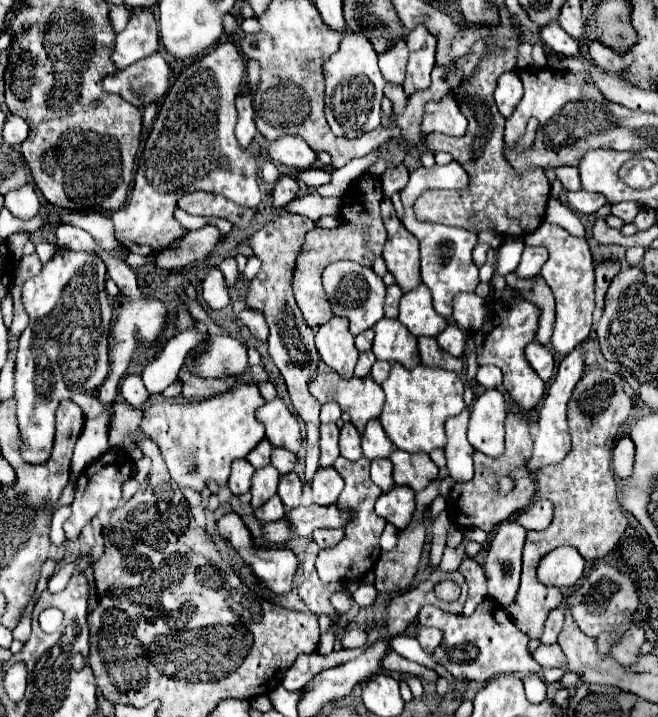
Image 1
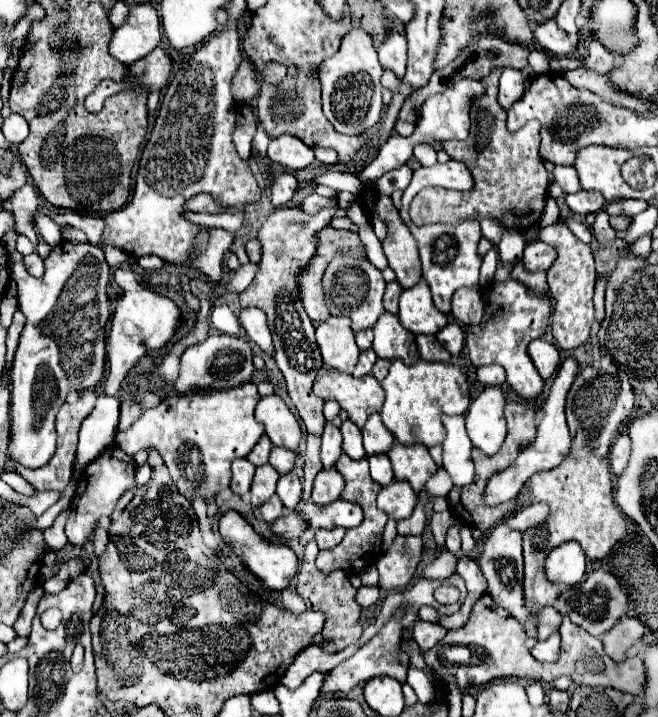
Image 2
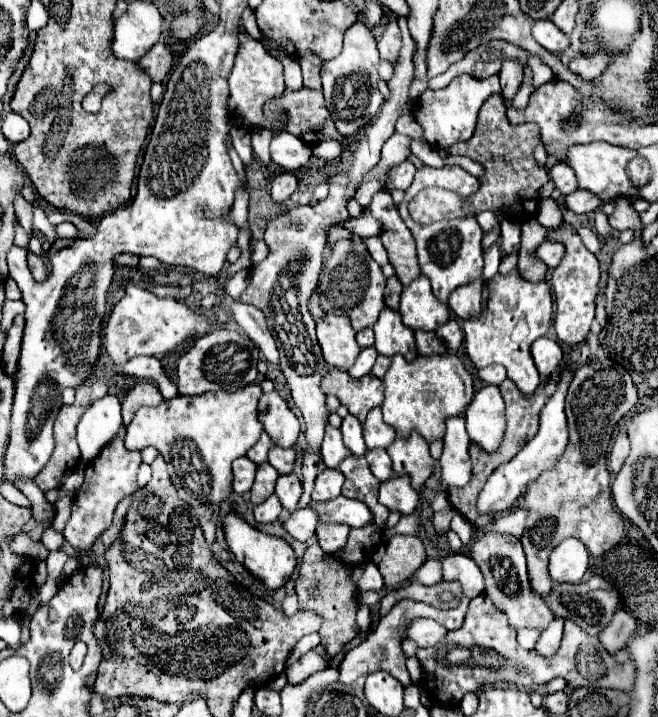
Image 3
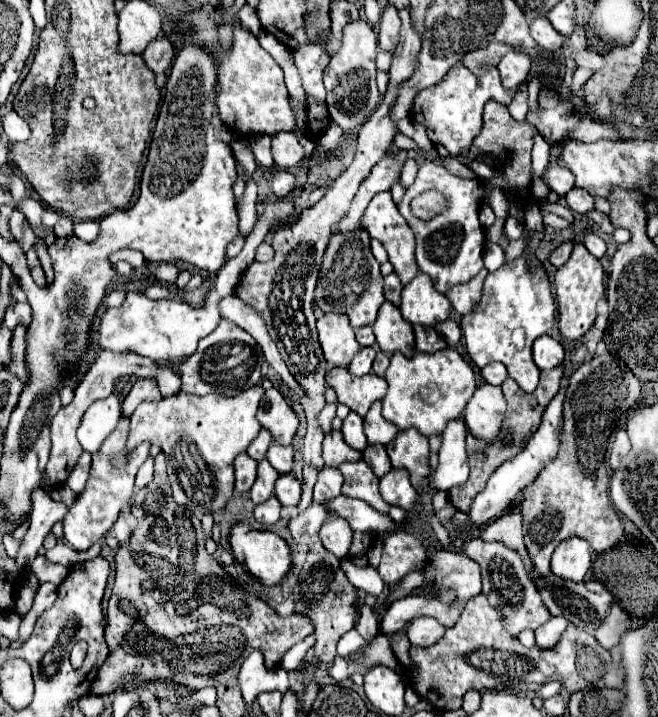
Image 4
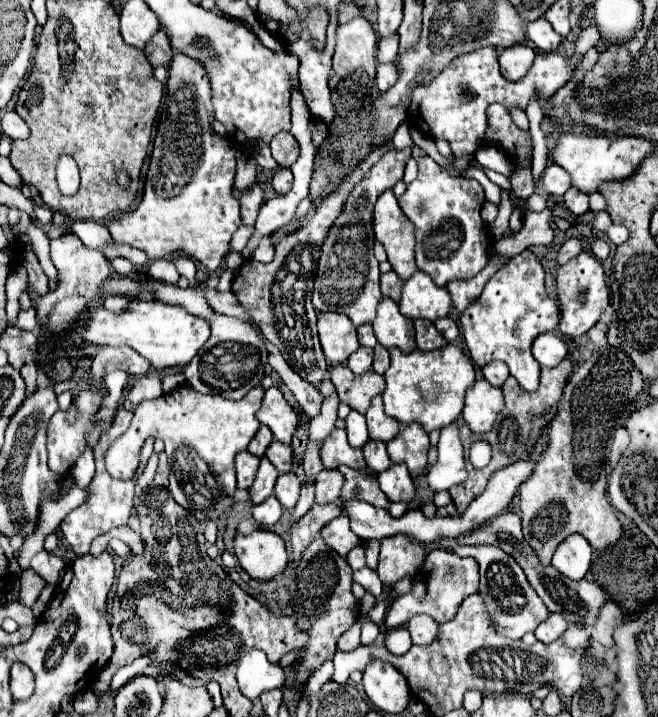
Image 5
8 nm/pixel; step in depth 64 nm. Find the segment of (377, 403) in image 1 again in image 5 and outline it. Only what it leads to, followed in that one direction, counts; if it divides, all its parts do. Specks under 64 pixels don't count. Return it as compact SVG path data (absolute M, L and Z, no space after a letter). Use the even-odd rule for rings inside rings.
M338 364L330 372L330 380L336 386L338 398L348 404L352 410L358 410L360 414L366 414L370 400L378 394L384 392L386 382L380 374L376 372L366 372L366 374L354 374L350 372L348 366Z

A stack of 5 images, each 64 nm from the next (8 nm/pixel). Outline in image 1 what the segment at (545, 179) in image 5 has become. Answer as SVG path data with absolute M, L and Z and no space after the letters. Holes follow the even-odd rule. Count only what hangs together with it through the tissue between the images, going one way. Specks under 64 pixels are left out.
M560 166L560 168L556 168L556 178L570 192L576 192L576 190L582 188L580 186L580 176L578 176L578 168L574 168L574 166Z

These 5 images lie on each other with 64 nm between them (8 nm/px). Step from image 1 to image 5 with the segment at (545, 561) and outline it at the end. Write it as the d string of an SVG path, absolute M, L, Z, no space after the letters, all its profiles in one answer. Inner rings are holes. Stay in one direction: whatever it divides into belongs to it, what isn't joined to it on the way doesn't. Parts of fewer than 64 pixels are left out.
M582 534L568 536L552 556L552 566L572 580L582 580L590 568L590 562L592 546Z

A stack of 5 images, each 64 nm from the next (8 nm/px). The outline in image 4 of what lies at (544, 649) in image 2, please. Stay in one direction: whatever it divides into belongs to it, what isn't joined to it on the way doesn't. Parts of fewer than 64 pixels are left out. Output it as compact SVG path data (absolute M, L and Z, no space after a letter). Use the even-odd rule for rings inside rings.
M552 616L546 624L542 624L542 626L536 630L536 644L538 644L540 648L550 648L550 646L554 646L554 644L560 640L562 632L566 630L566 626L568 626L568 622L566 622L562 616Z

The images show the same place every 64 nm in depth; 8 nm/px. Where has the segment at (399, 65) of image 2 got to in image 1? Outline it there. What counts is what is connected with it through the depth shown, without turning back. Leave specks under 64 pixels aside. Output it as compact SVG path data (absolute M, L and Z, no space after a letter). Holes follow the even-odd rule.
M401 39L392 44L392 48L388 48L386 52L380 54L380 70L382 70L382 76L388 80L388 82L394 82L394 84L402 84L404 82L404 76L406 76L406 65L409 57L409 50L406 42Z

